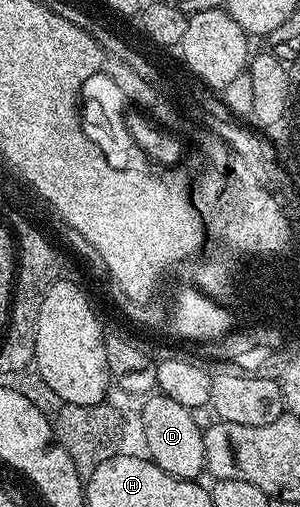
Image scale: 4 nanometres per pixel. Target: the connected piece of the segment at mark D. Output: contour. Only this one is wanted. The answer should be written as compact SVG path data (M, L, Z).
M150 394L145 397L142 418L151 460L159 466L159 470L180 480L197 480L200 472L206 471L203 446L205 434L202 425L197 425L193 416L196 415L187 406L179 406L179 402L170 396Z

